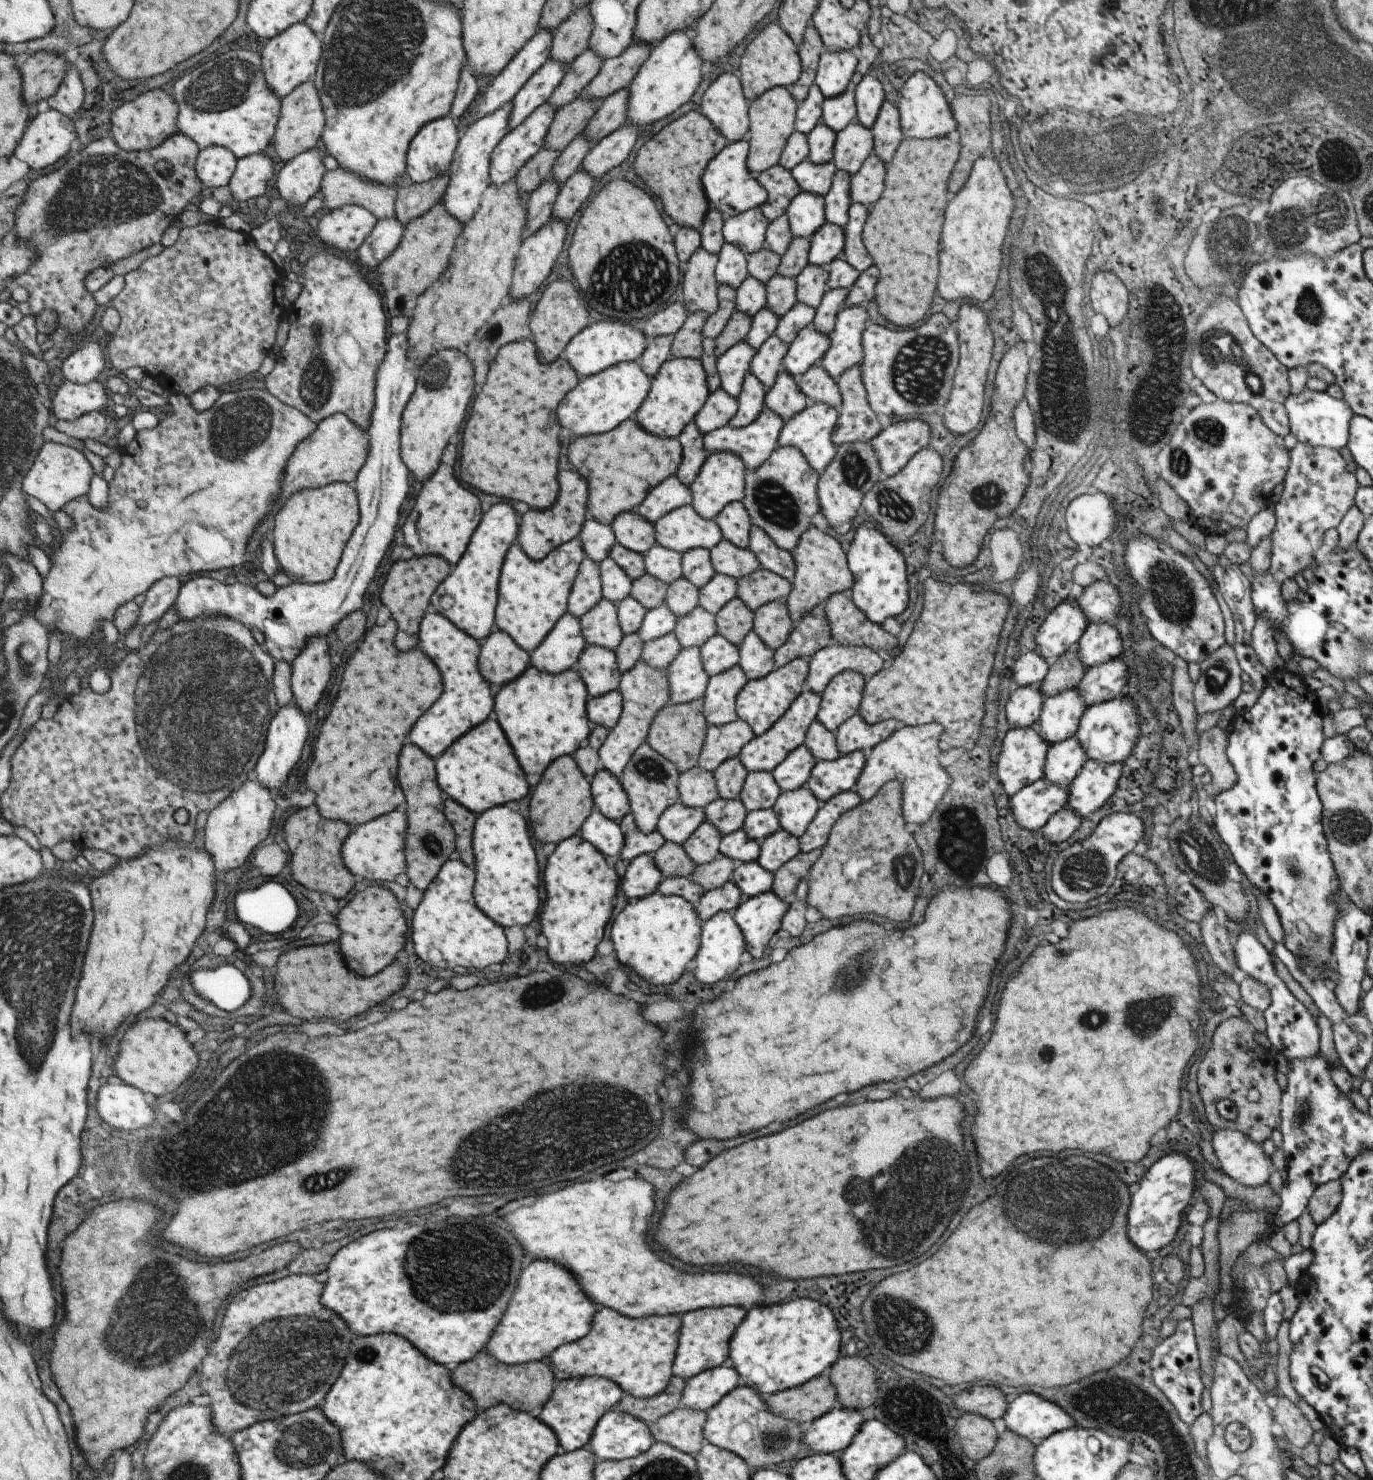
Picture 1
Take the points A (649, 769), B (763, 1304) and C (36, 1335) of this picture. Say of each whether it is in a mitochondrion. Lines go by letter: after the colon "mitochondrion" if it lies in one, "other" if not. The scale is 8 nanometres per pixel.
A: mitochondrion
B: other
C: other

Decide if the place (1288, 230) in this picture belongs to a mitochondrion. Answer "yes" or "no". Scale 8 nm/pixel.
yes

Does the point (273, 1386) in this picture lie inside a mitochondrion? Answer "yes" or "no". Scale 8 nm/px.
yes

